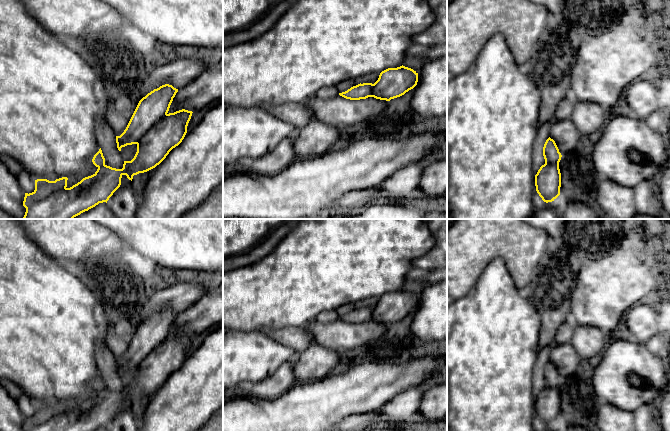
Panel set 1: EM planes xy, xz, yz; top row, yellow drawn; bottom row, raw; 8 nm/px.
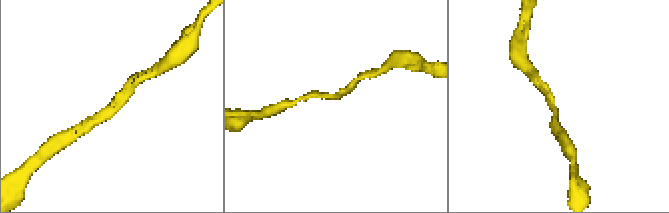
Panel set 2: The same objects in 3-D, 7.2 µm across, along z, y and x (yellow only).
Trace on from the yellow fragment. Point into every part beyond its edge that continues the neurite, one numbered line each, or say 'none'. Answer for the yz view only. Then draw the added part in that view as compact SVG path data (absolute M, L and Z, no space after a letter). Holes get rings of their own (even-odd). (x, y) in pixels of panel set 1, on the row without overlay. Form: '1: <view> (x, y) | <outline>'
none

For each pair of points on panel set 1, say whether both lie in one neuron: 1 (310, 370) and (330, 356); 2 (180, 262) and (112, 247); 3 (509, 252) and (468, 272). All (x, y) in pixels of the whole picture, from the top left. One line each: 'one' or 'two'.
1: one
2: two
3: one

